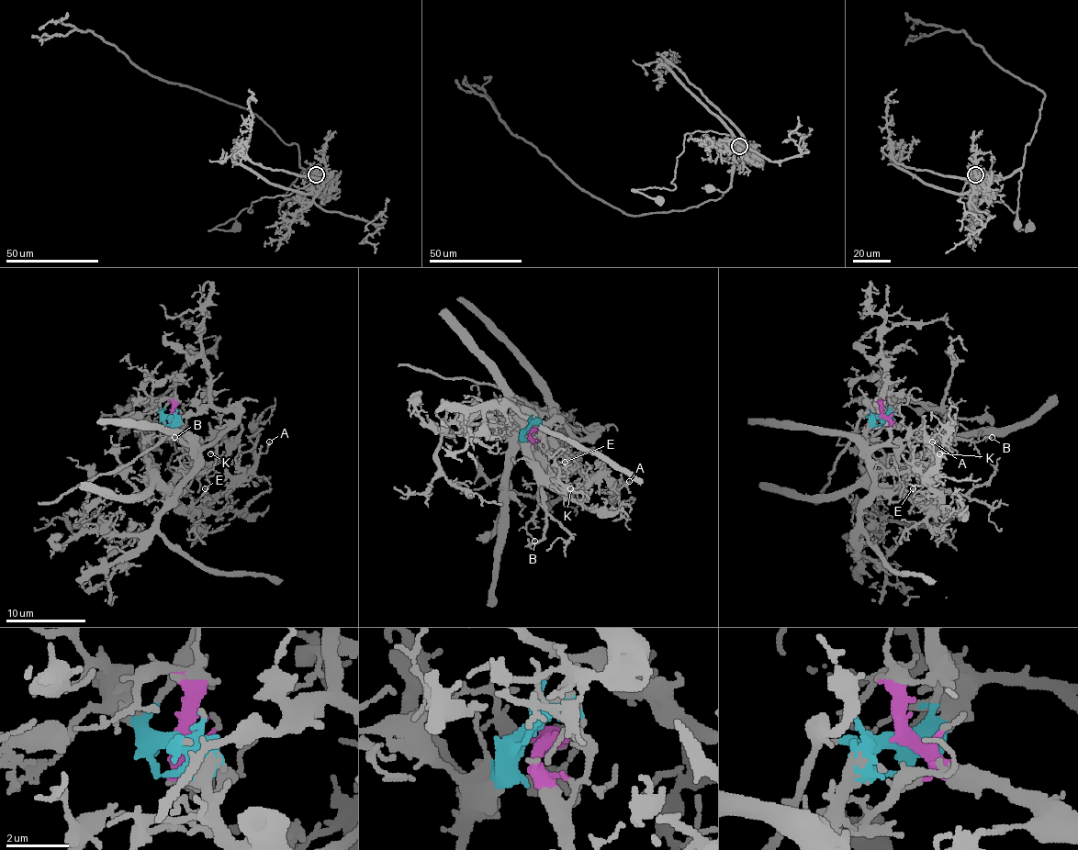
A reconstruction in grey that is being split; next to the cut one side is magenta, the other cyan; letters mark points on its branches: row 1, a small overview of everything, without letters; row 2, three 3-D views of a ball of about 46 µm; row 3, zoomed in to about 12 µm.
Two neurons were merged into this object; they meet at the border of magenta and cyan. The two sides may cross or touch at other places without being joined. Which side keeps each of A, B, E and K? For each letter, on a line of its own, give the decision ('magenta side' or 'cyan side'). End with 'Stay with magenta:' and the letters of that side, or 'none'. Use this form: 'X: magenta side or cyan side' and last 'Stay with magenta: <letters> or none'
A: magenta side
B: magenta side
E: magenta side
K: magenta side
Stay with magenta: A, B, E, K

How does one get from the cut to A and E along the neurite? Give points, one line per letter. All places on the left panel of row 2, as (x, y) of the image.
A: (171, 416), (175, 434), (193, 458), (217, 472), (235, 475), (245, 472), (267, 450), (269, 441)
E: (171, 416), (175, 434), (193, 458), (227, 477), (223, 492), (211, 497), (207, 497), (205, 487)

